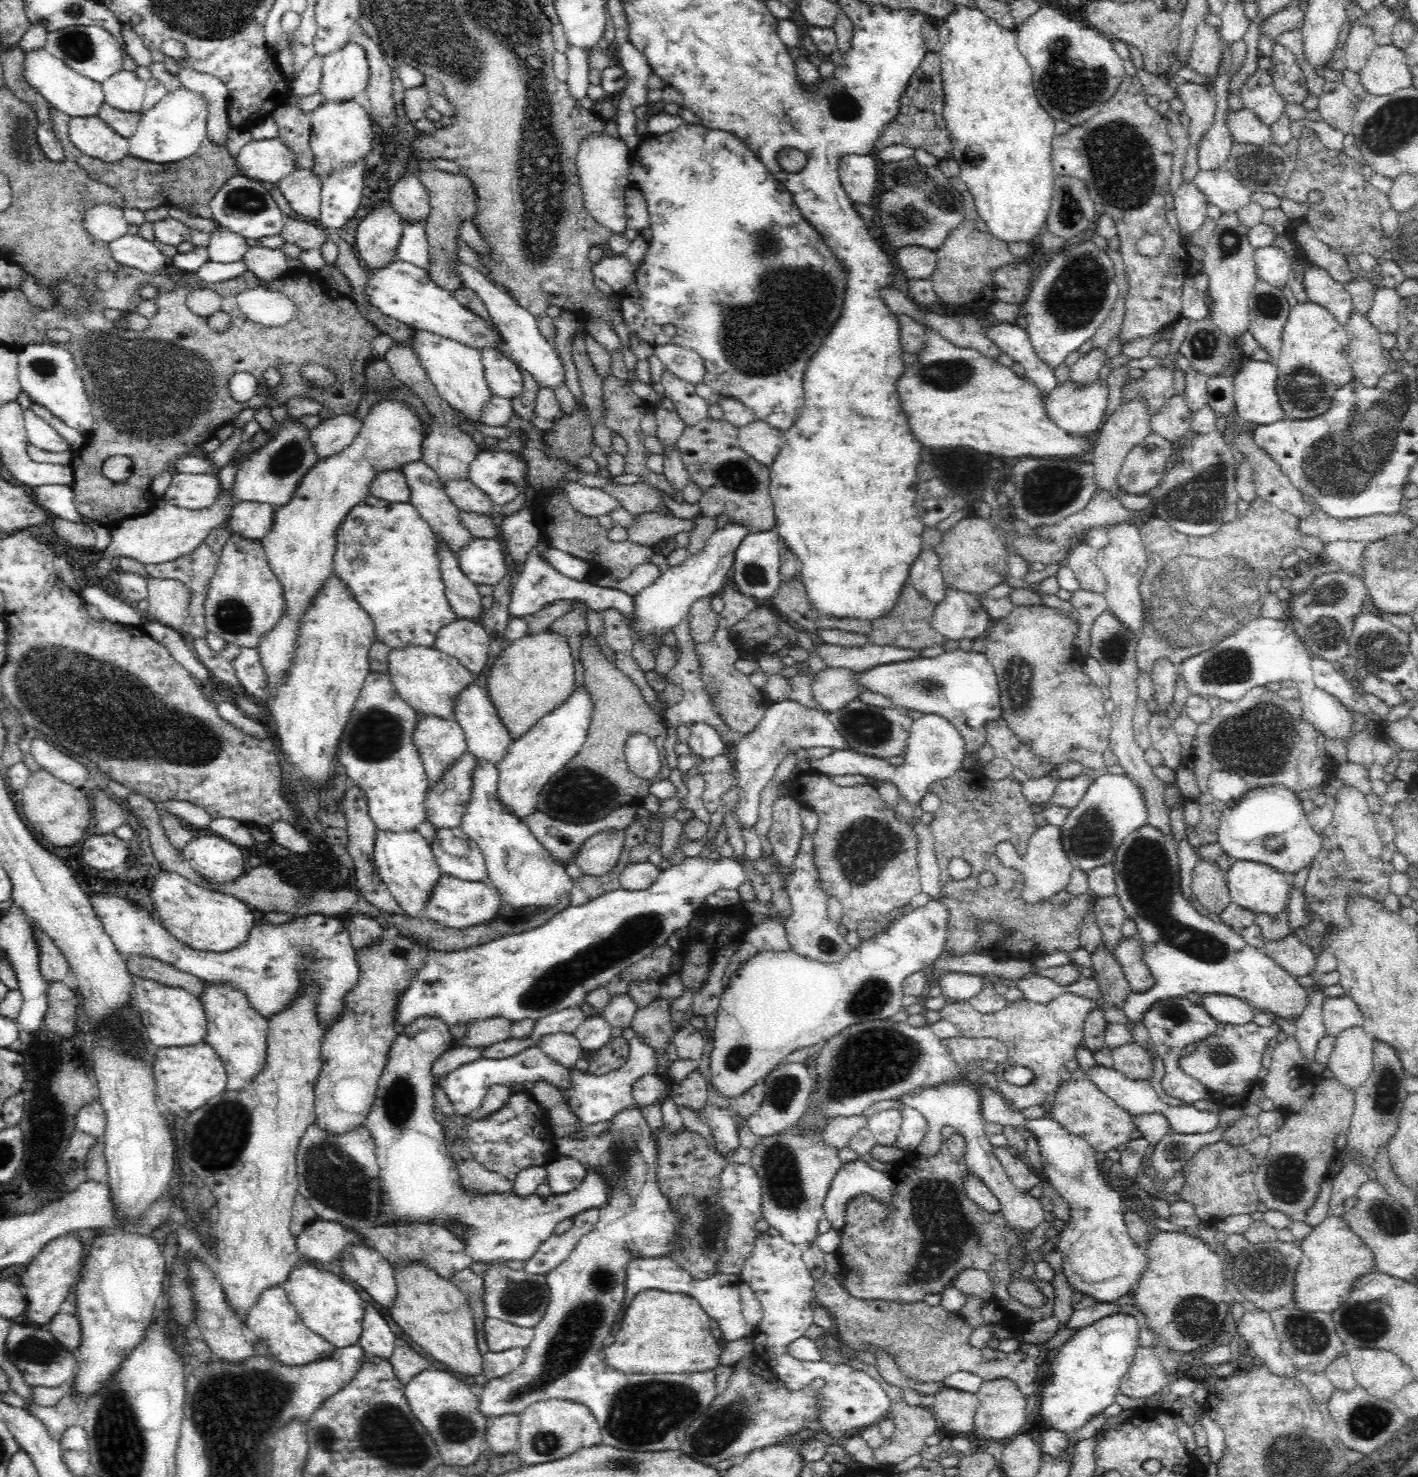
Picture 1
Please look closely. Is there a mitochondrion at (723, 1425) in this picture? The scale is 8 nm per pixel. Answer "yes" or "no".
yes

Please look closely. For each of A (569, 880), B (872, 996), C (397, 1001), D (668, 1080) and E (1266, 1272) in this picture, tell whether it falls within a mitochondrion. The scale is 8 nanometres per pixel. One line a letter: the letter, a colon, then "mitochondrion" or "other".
A: other
B: mitochondrion
C: other
D: other
E: mitochondrion

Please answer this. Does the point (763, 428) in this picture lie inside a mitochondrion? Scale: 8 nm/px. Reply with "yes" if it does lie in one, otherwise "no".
no

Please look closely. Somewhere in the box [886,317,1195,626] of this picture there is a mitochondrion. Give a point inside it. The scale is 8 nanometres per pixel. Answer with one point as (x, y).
(1047, 489)

